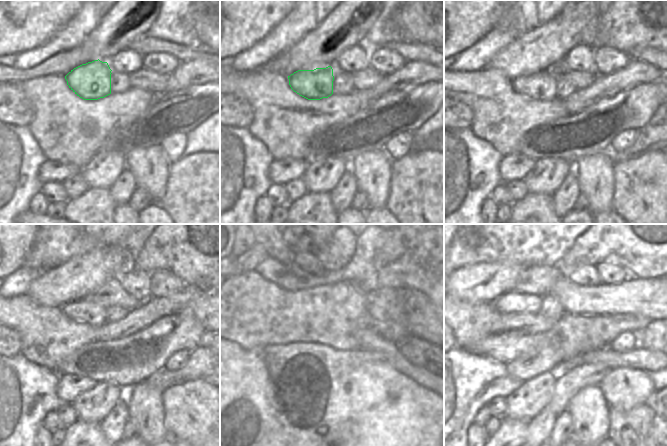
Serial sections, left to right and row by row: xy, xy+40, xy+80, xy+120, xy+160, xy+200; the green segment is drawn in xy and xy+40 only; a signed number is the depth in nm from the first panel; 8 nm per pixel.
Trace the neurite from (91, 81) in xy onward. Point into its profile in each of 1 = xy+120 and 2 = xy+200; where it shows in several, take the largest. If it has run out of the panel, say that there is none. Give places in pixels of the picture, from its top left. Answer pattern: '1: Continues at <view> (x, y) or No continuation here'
1: Continues at xy+120 (86, 311)
2: Continues at xy+200 (528, 322)

